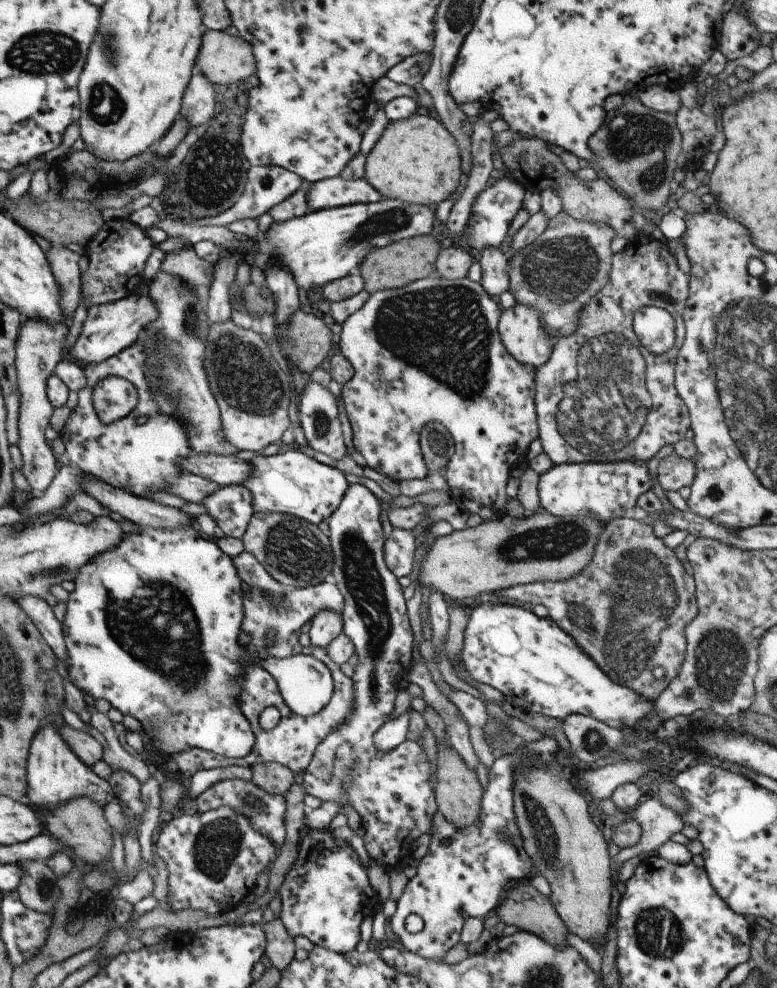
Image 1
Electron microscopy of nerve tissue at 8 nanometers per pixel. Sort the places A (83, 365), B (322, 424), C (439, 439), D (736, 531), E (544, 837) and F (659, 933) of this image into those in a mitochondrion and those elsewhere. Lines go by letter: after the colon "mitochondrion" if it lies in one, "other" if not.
A: other
B: mitochondrion
C: mitochondrion
D: other
E: mitochondrion
F: mitochondrion

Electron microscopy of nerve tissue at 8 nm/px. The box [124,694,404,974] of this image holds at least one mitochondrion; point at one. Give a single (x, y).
(216, 848)

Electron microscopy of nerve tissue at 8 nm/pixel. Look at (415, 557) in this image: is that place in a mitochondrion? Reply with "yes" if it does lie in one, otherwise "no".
no

